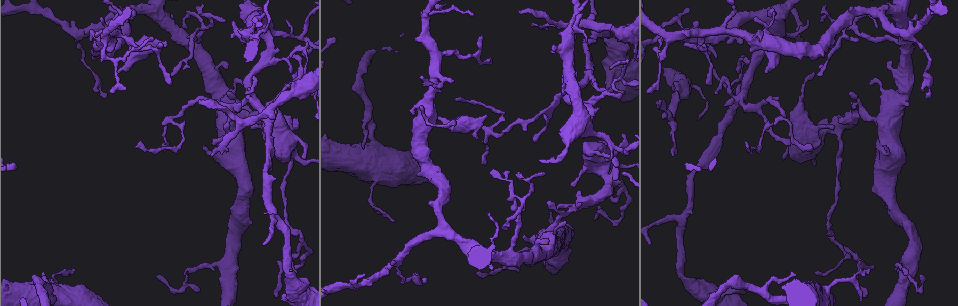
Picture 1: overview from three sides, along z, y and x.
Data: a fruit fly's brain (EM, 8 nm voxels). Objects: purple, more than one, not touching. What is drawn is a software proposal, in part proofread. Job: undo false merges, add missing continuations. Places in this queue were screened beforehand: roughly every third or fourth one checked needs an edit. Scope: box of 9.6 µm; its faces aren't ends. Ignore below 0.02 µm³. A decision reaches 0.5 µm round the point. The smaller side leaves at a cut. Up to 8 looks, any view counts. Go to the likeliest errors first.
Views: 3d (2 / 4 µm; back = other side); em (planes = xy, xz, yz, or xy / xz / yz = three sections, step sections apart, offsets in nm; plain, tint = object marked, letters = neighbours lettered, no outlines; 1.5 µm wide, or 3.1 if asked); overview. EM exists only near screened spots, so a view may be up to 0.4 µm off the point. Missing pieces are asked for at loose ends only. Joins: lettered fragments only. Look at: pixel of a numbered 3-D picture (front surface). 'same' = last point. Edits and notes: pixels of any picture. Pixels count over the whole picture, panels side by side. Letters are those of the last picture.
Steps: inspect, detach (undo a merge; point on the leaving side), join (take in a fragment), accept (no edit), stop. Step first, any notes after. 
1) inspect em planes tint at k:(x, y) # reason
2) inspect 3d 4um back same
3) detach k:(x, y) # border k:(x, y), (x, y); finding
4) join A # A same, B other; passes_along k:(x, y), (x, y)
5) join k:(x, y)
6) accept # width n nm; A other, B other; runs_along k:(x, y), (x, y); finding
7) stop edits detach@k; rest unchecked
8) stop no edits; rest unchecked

inspect 3d 2um back at 1:(165, 47) # free end

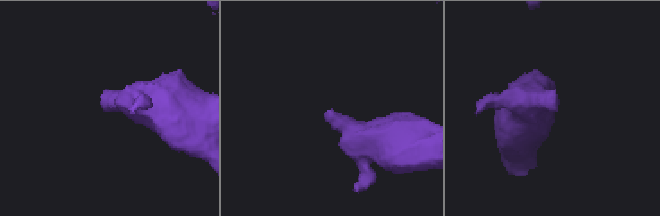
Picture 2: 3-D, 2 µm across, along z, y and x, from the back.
inspect em planes letters at 2:(108, 109) # now the EM

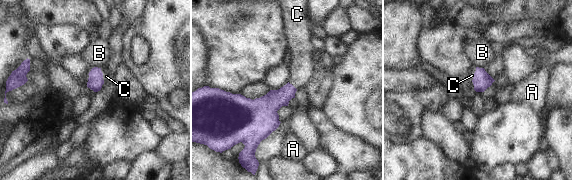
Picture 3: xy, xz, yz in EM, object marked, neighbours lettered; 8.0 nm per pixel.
join C # longest_contact C 160 nm; A other, B other, C same; passes_along 3:(95, 81), (102, 78), (106, 76); it goes on there

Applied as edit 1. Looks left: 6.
inspect overview # see it whole again

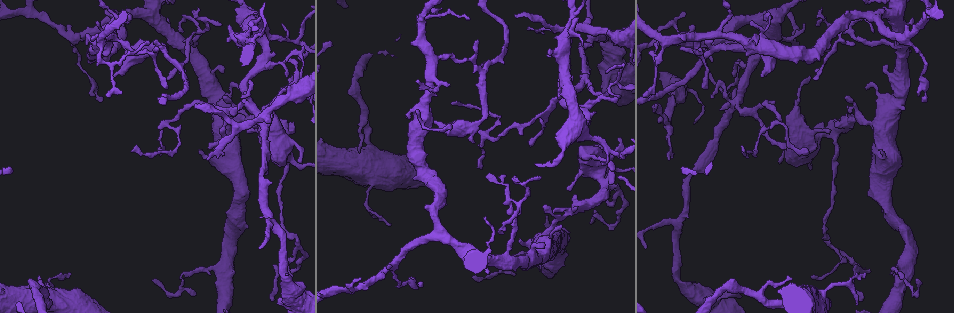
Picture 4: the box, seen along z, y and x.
inspect 3d 2um back at 4:(585, 79) # two arms in line, one across

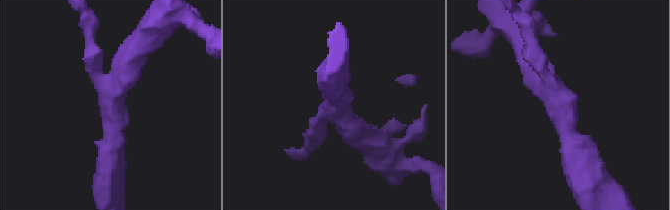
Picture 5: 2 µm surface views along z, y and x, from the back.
inspect em planes letters at 5:(551, 87) # arms 3; now the EM

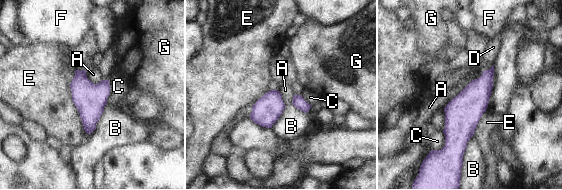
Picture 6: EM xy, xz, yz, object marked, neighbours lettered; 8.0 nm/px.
accept # A other, B other, C other, D other, E other, F other, G other; border 6:(474, 78), (444, 108); continuous, no second cell

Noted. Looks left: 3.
inspect em planes letters at 4:(168, 121) # sharp bend

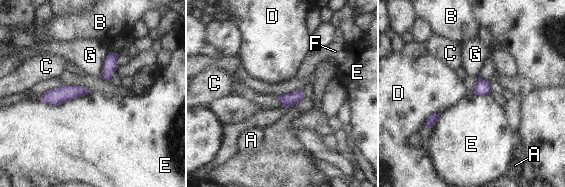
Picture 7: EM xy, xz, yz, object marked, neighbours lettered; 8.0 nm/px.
accept # width 130 nm; longest_contact E 420 nm; A other, B other, C other, D other, E other, F other, G other; continuous, no second cell

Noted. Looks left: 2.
stop edits join@3; rest unchecked

